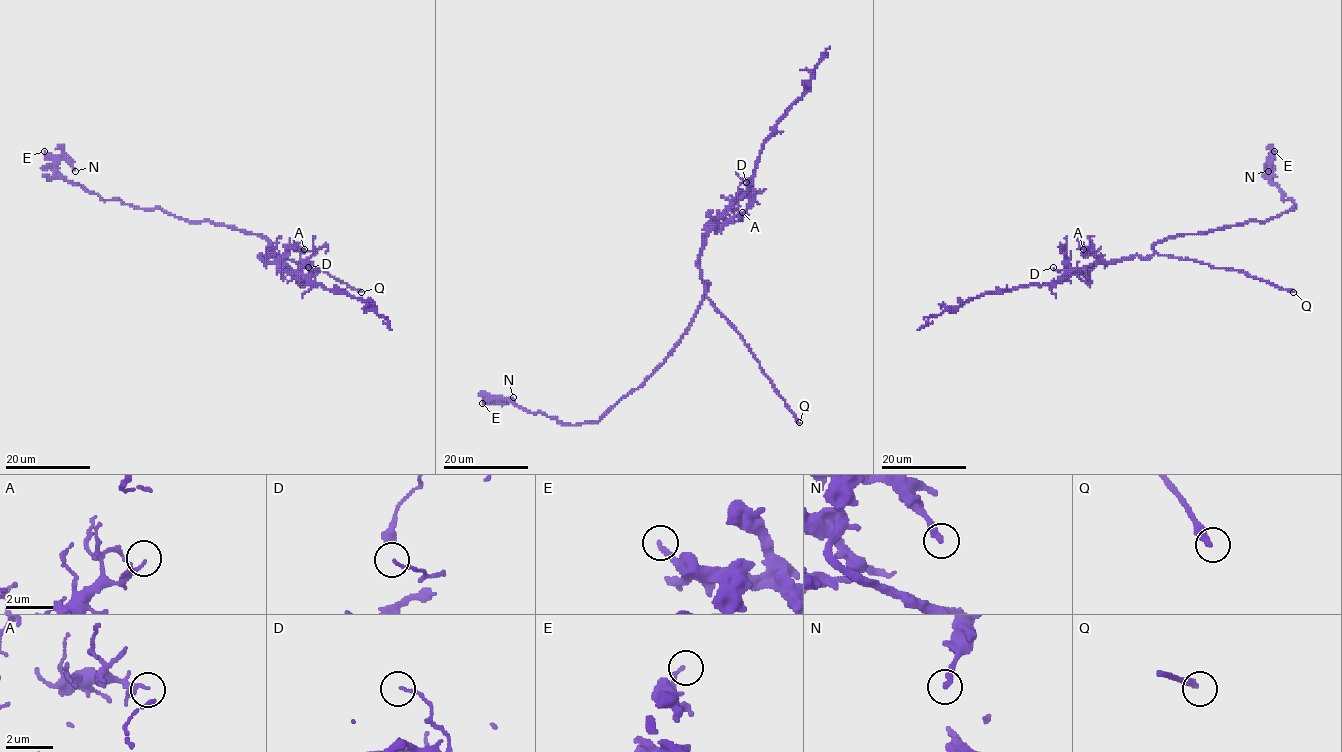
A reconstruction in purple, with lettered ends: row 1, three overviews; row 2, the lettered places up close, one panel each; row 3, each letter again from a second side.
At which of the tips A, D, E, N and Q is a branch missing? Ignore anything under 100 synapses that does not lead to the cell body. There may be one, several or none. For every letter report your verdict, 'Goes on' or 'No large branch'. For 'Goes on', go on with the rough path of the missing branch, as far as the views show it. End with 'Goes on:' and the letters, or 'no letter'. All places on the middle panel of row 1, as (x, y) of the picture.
A: No large branch
D: No large branch
E: No large branch
N: No large branch
Q: Goes on
Goes on: Q

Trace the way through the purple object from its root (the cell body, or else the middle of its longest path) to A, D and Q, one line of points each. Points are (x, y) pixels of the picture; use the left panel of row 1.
A: (264, 239), (270, 242), (267, 254), (261, 256), (267, 262), (277, 260), (291, 249), (304, 249)
D: (264, 239), (270, 242), (267, 254), (261, 256), (267, 262), (298, 275), (310, 276), (318, 269), (308, 267)
Q: (264, 239), (270, 242), (268, 256), (324, 271), (361, 292)

